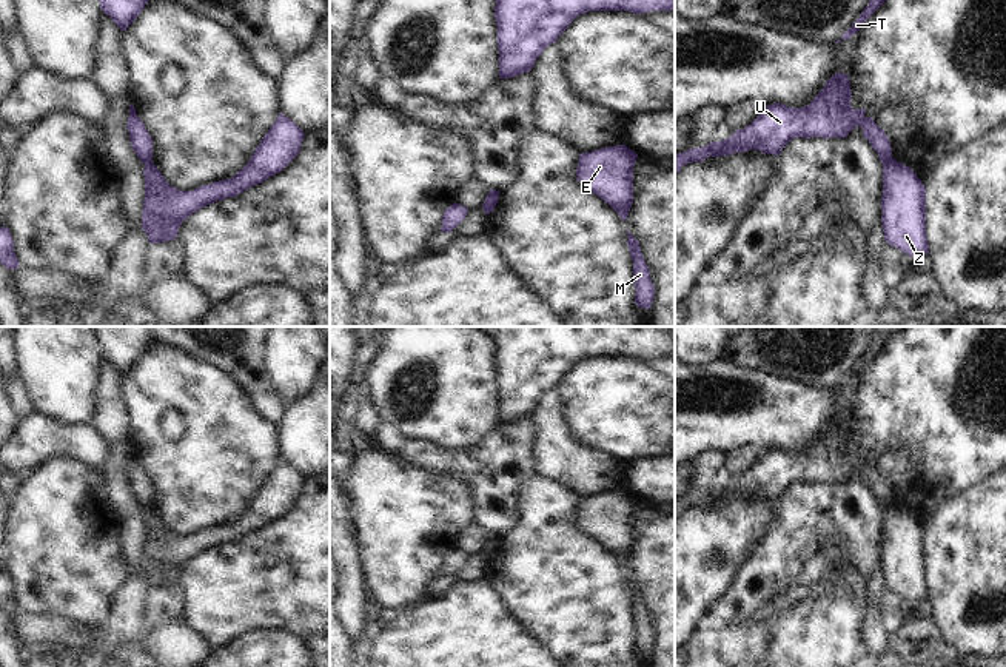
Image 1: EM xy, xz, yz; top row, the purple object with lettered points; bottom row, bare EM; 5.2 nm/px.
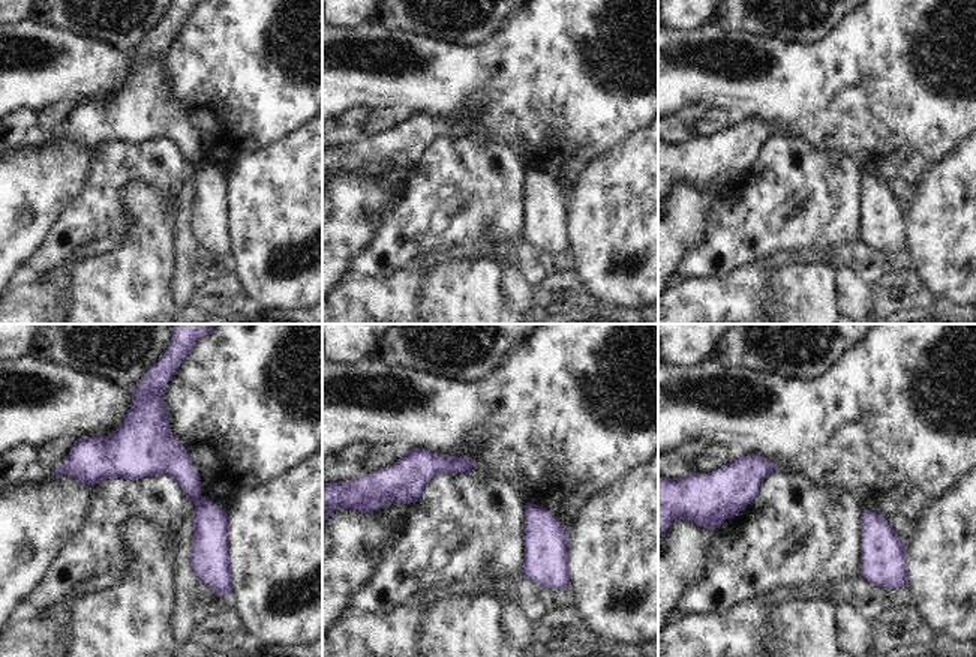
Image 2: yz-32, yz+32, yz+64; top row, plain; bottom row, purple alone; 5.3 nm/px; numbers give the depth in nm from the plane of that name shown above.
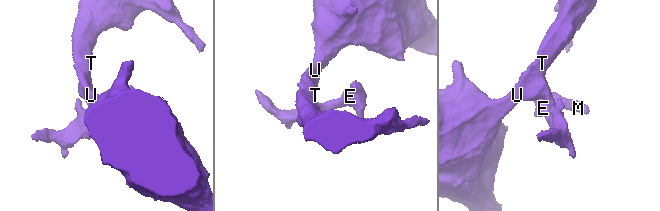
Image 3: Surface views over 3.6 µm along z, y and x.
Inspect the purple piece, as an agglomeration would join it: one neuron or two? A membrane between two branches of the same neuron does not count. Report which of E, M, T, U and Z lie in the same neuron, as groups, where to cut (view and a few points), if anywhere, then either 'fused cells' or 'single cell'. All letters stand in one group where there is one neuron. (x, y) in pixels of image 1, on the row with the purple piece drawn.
E M Z / T U | yz (891, 157), (883, 164) | fused cells

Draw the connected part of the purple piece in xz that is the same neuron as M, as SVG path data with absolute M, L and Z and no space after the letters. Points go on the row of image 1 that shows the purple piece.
M627 230L627 246L633 260L633 283L636 288L635 303L641 308L649 310L653 302L655 287L650 279L650 270L641 253L639 242Z

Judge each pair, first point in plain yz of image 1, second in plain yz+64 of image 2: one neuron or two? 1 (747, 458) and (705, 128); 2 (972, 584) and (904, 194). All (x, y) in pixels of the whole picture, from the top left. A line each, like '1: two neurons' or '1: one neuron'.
1: one neuron
2: two neurons

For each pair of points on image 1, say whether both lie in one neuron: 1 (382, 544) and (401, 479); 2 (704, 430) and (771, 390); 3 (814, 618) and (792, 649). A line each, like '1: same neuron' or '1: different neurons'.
1: same neuron
2: same neuron
3: same neuron

